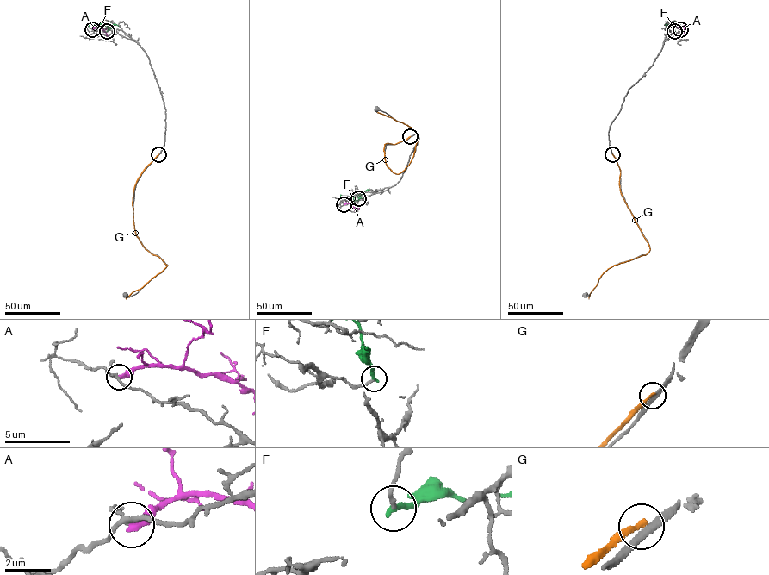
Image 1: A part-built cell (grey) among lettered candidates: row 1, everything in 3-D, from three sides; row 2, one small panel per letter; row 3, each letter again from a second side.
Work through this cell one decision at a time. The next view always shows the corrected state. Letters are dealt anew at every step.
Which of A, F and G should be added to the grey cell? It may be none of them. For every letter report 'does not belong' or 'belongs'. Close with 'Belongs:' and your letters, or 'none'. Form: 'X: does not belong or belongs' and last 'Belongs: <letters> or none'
A: does not belong
F: does not belong
G: does not belong
Belongs: none

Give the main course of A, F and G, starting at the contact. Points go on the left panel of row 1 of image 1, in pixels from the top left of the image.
A: (92, 29), (102, 29), (106, 34)
F: (107, 31), (107, 26), (102, 24), (89, 26)
G: (158, 154), (138, 178), (133, 193), (133, 221), (134, 232), (142, 245), (167, 265), (126, 298)

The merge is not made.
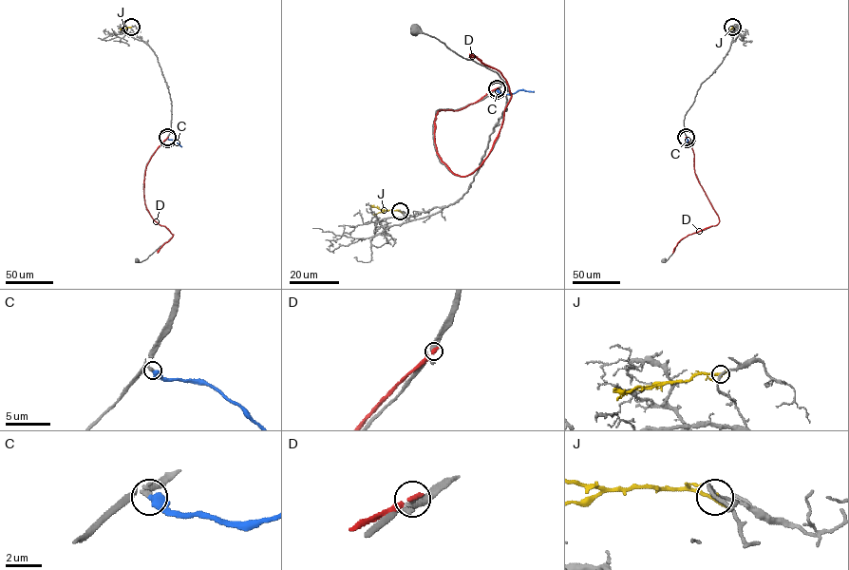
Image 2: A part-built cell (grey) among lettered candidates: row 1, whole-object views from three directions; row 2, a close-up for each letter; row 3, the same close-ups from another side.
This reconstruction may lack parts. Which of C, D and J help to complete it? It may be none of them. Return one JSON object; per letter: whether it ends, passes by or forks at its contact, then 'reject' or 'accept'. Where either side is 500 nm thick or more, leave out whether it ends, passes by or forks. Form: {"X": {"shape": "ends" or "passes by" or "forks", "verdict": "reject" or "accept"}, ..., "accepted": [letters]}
{"C": {"shape": "ends", "verdict": "accept"}, "D": {"shape": "ends", "verdict": "reject"}, "J": {"shape": "ends", "verdict": "reject"}, "accepted": ["C"]}

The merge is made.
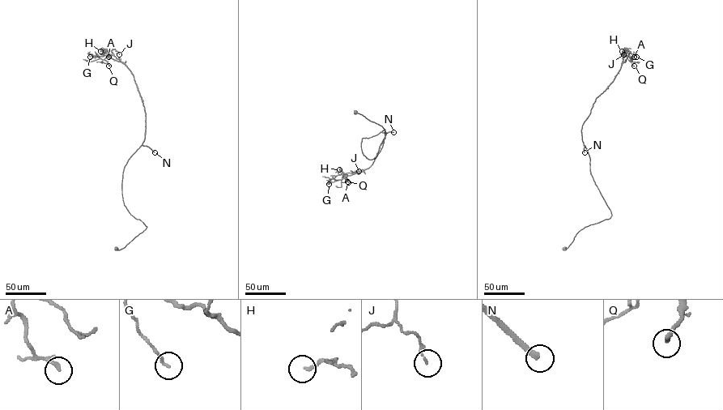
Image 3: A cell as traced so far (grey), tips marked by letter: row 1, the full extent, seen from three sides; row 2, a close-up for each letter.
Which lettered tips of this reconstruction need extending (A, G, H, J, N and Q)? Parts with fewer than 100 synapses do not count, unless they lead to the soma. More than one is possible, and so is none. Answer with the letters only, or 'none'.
N

